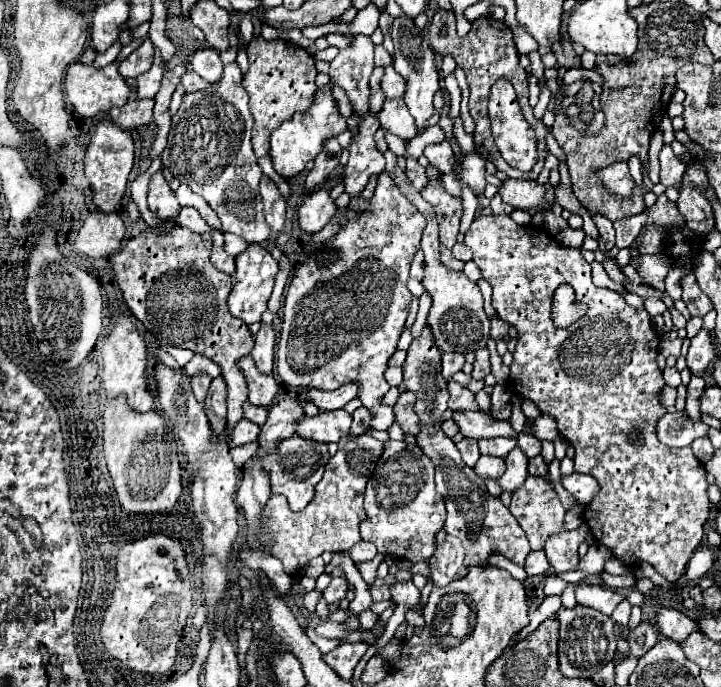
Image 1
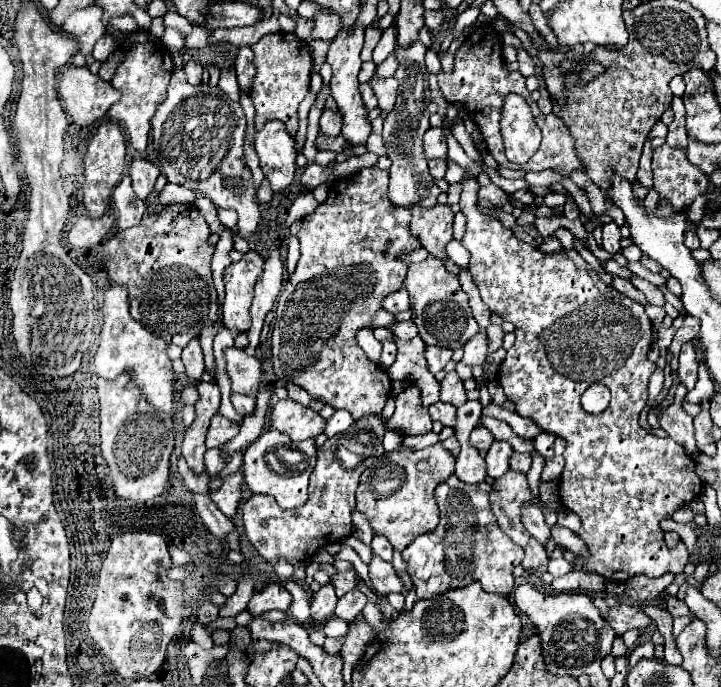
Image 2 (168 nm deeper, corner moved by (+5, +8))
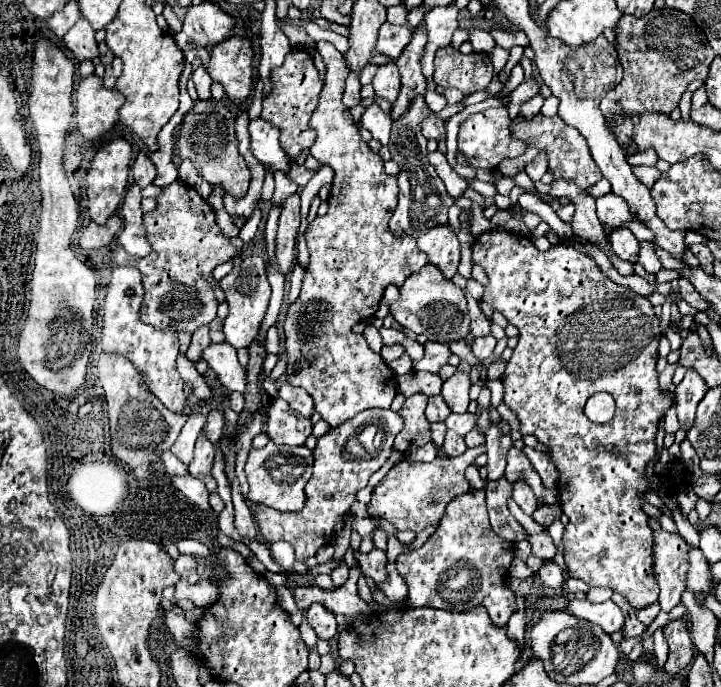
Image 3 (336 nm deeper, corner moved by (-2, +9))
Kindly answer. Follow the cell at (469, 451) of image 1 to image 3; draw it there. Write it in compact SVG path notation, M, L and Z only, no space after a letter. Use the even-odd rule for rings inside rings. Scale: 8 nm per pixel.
M448 431L446 433L446 439L444 439L444 451L450 455L450 457L458 457L466 451L466 445L464 445L464 439L454 433L454 431Z

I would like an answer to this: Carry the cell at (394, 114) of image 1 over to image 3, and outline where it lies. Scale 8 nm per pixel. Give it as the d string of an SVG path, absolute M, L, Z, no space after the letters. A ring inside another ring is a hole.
M394 61L378 67L378 71L374 75L374 81L372 81L372 87L374 87L374 91L376 91L378 97L384 97L388 101L392 101L392 99L398 97L400 75L396 71L396 63Z

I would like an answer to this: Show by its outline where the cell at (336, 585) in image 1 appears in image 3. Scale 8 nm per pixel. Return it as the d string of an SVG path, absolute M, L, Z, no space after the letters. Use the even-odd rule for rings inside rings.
M314 603L314 605L308 607L308 623L310 623L310 627L316 631L316 635L320 639L330 641L336 635L336 619L320 603Z

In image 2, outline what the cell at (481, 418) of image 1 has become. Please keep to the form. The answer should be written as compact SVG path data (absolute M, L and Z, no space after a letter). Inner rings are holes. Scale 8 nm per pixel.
M437 402L429 408L429 416L433 420L439 420L443 426L453 426L455 418L457 418L457 408L453 404L445 404L445 402Z

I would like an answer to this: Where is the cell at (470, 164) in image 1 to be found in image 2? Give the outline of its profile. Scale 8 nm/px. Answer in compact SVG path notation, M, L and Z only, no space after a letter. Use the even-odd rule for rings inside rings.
M467 174L461 178L461 186L463 190L461 192L461 199L459 202L462 212L467 218L467 232L463 236L463 246L471 252L471 260L469 260L469 270L475 278L475 284L479 286L479 294L483 298L483 302L489 306L491 312L499 314L503 320L509 320L515 324L515 344L507 350L507 358L503 360L501 368L499 368L499 384L503 386L505 394L509 400L513 400L517 404L517 414L521 416L527 416L527 418L533 418L545 432L551 432L555 436L561 436L565 438L567 442L567 448L563 452L563 458L565 458L565 468L563 468L563 474L561 474L561 482L559 482L559 496L561 496L561 502L575 514L581 516L581 530L577 532L589 546L589 552L591 552L591 558L583 560L581 556L577 556L577 566L575 570L589 570L589 572L597 572L601 576L605 576L607 580L617 580L617 582L625 582L627 578L635 576L635 574L645 574L645 576L663 576L665 572L673 572L673 574L681 574L685 564L689 562L689 552L687 552L687 546L685 542L679 538L679 542L675 544L675 548L669 548L665 544L665 532L661 528L661 520L667 520L671 518L681 506L685 506L687 502L693 502L701 490L703 490L703 484L701 484L701 478L695 474L695 462L693 458L685 452L683 446L679 446L677 442L673 442L671 438L659 438L659 436L649 436L649 430L641 428L639 424L639 414L641 410L645 408L647 404L647 384L649 384L649 378L651 374L655 372L655 364L651 364L647 360L647 352L651 348L651 342L653 342L653 326L651 326L651 320L647 318L645 314L645 306L641 306L639 302L619 294L615 288L609 288L607 284L601 282L601 278L597 276L597 272L579 256L577 250L561 250L557 254L543 254L537 246L531 246L523 240L519 240L509 228L505 228L497 218L493 216L487 216L479 210L477 204L477 192L479 192L479 180L473 176L469 178ZM593 382L601 382L605 384L609 390L611 390L611 406L607 410L603 410L601 414L589 414L583 410L581 406L581 394L593 384Z

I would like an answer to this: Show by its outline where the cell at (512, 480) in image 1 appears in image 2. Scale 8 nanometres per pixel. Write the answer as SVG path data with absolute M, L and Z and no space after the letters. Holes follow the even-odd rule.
M495 440L487 452L487 474L491 478L501 478L509 470L509 456L513 454L513 448L509 442Z

